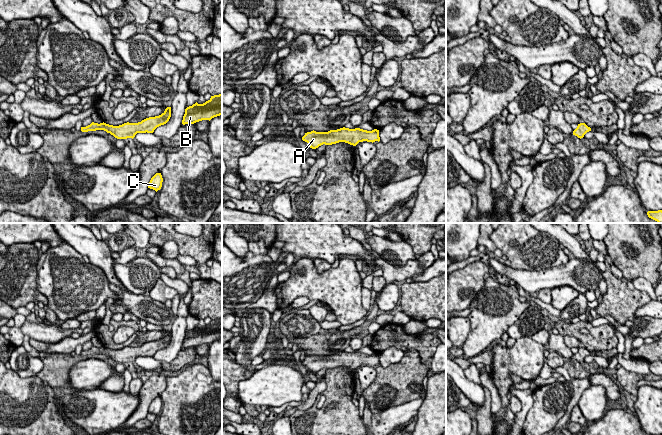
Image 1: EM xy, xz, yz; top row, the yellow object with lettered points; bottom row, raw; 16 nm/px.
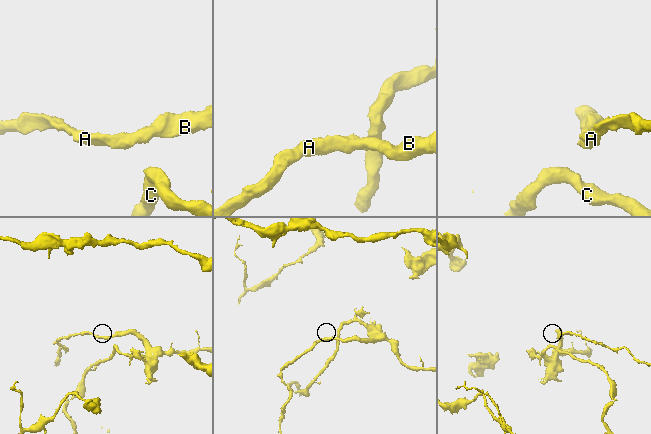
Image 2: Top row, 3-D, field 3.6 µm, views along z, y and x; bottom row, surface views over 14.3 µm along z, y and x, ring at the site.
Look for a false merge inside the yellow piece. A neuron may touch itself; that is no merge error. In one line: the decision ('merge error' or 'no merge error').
merge error

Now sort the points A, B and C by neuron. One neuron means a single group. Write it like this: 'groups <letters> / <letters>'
groups A / B C

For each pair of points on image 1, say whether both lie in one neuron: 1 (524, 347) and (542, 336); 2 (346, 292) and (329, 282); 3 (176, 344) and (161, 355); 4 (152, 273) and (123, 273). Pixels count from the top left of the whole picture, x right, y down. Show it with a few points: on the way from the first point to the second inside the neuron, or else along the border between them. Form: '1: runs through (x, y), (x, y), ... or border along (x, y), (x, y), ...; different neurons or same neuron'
1: border along (530, 337), (543, 345); different neurons
2: runs through (342, 291), (338, 287), (333, 286); same neuron
3: runs through (172, 348), (165, 355); same neuron
4: runs through (145, 273), (130, 273); same neuron

